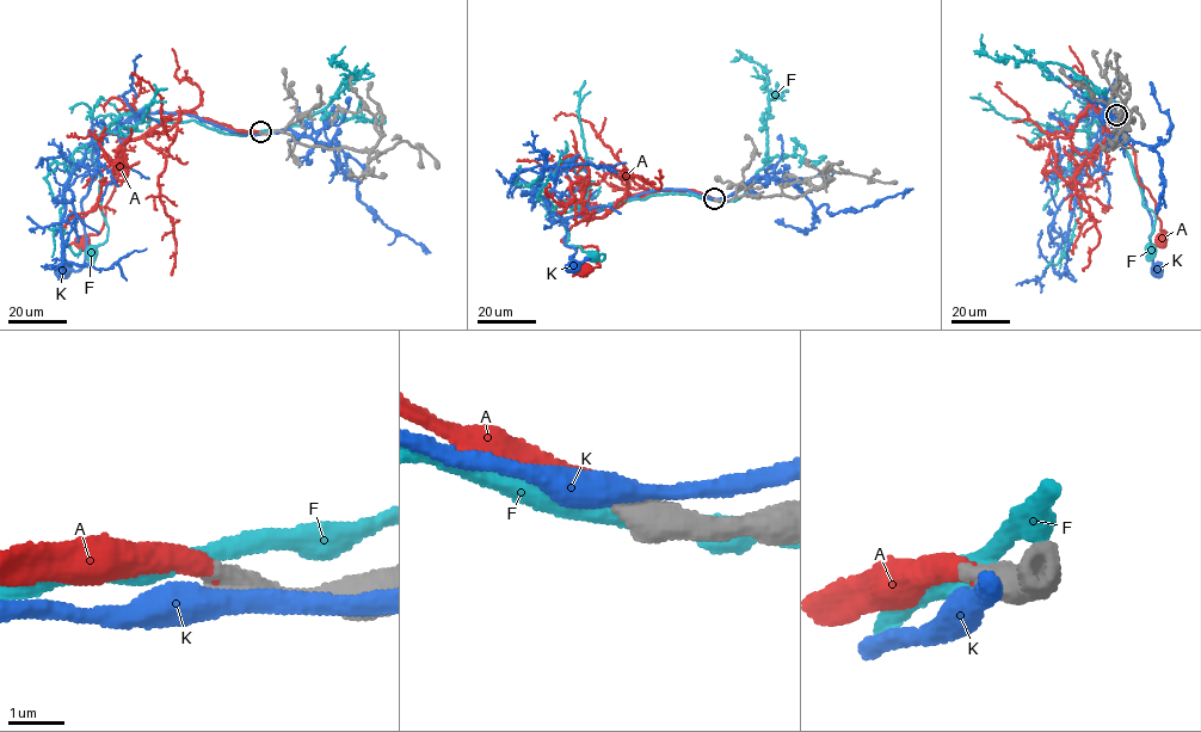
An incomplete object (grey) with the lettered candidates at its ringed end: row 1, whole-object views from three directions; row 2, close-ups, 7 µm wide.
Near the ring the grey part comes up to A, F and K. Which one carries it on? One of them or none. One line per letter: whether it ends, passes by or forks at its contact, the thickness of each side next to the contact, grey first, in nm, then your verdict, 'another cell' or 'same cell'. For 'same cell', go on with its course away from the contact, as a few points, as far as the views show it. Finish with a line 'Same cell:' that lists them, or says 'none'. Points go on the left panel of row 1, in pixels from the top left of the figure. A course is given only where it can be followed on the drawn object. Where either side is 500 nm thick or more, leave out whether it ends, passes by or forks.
A: calibres 550 and 360 nm; same cell; course (259, 133), (184, 112), (134, 139), (96, 135), (112, 162), (115, 185), (102, 231), (82, 243)
F: calibres 600 and 340 nm; another cell
K: calibres 650 and 360 nm; another cell
Same cell: A

